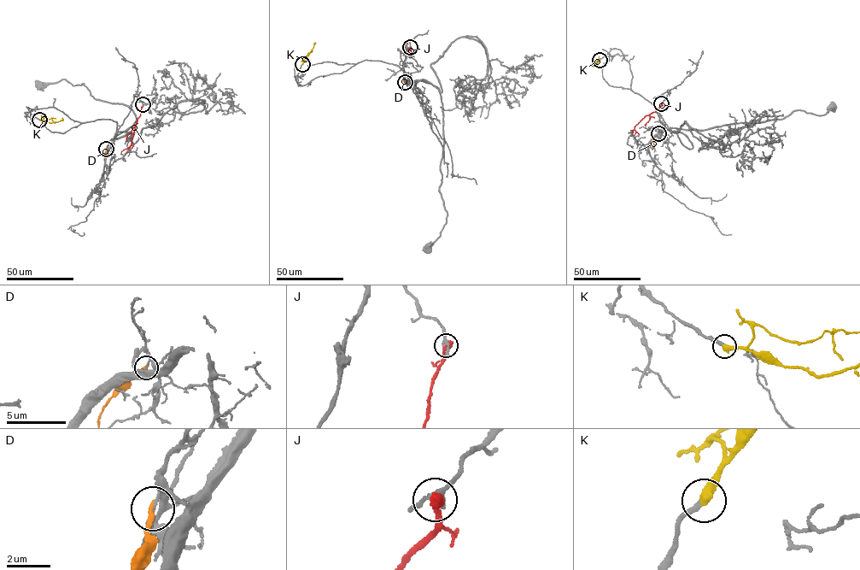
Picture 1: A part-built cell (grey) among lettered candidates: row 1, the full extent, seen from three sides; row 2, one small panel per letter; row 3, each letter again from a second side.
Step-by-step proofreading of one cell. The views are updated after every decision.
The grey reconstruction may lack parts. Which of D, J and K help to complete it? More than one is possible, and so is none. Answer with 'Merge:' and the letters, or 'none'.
Merge: K

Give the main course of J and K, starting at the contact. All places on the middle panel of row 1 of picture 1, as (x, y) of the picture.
J: (410, 47), (405, 44), (405, 56)
K: (302, 64), (314, 44)

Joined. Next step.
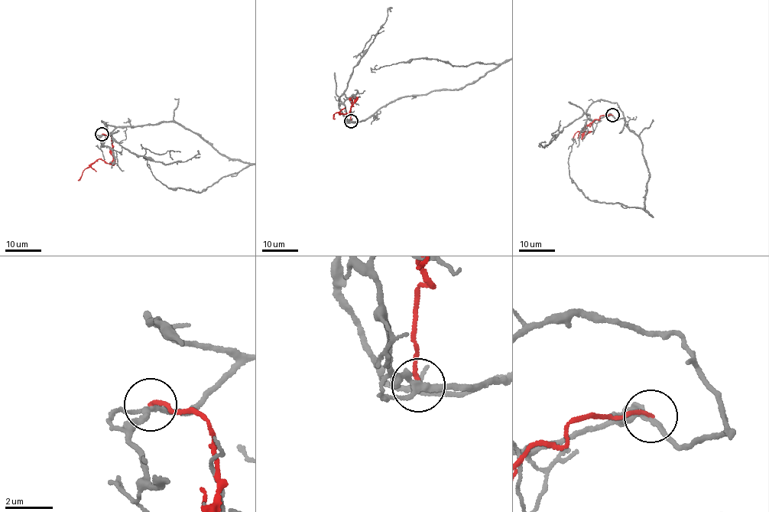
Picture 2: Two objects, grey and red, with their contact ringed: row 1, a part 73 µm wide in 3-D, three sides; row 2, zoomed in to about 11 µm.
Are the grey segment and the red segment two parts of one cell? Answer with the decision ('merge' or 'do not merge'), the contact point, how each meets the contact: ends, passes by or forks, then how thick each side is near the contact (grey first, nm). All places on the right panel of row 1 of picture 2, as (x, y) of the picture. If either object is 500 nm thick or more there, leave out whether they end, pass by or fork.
do not merge; at (612, 115); grey forks there; red ends there; 190 nm thick on the grey side, 150 nm on the other

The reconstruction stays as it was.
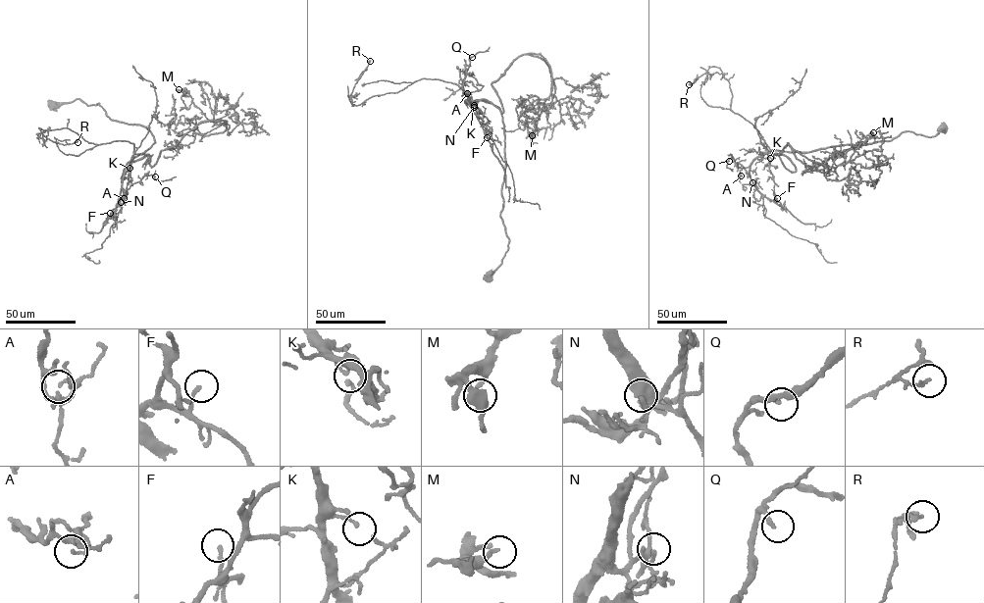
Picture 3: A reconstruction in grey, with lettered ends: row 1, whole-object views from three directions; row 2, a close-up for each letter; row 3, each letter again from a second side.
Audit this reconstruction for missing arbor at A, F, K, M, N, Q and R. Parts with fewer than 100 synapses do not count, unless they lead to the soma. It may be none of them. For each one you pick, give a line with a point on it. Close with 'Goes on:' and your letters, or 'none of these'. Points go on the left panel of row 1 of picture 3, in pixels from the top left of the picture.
Goes on: none of these

